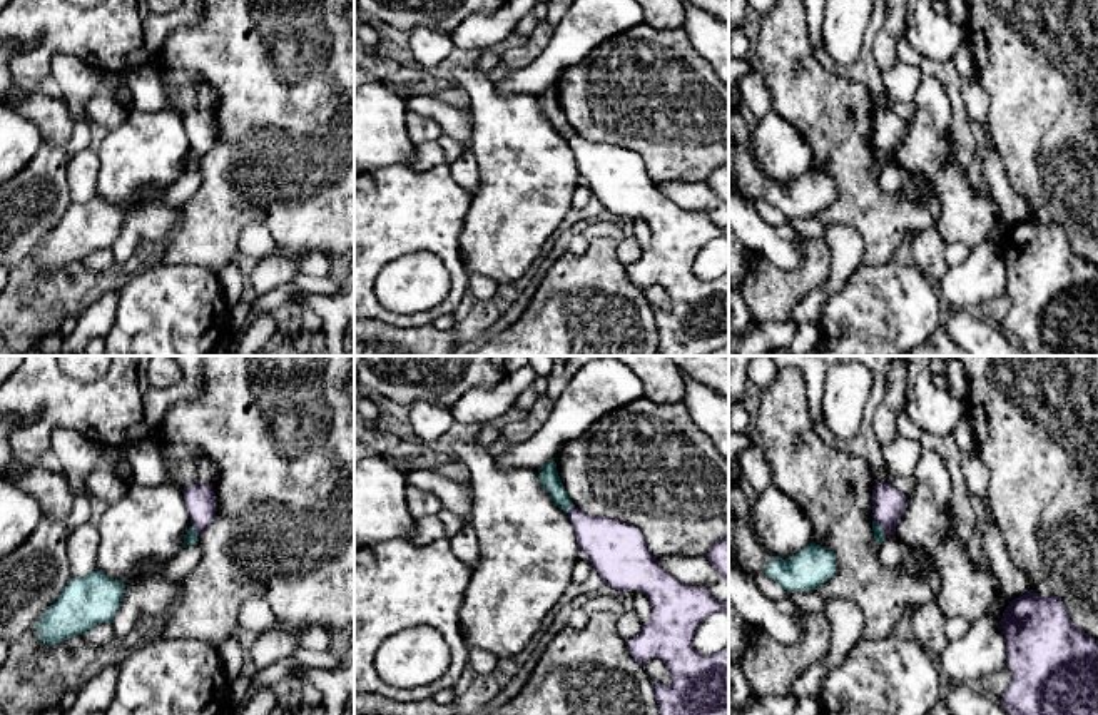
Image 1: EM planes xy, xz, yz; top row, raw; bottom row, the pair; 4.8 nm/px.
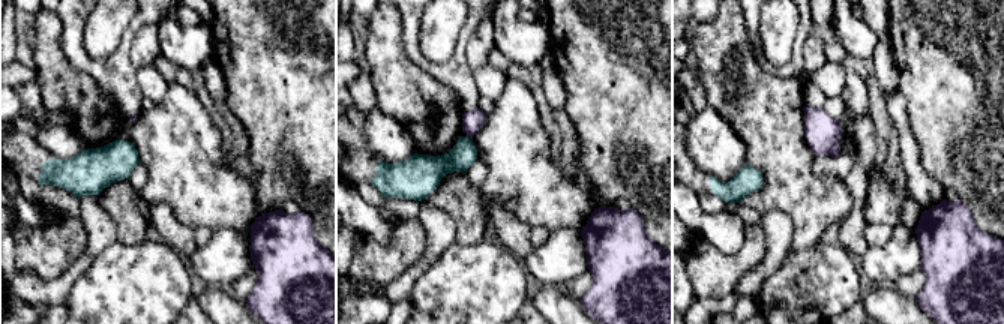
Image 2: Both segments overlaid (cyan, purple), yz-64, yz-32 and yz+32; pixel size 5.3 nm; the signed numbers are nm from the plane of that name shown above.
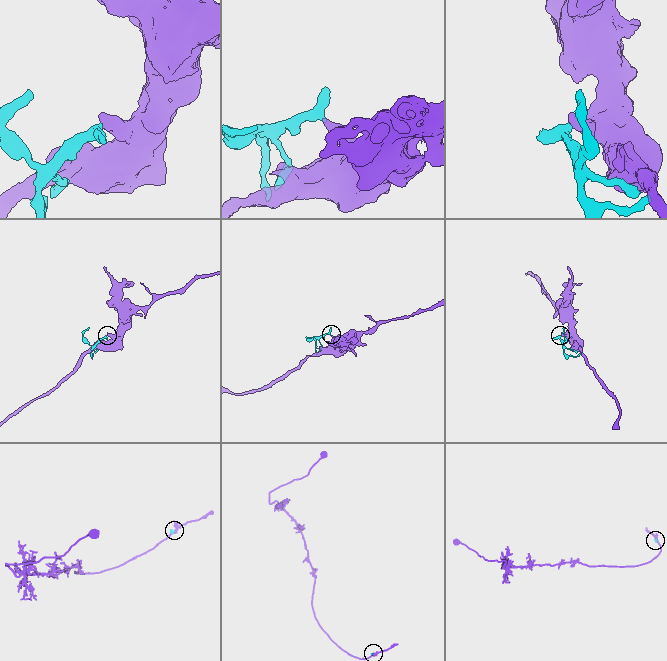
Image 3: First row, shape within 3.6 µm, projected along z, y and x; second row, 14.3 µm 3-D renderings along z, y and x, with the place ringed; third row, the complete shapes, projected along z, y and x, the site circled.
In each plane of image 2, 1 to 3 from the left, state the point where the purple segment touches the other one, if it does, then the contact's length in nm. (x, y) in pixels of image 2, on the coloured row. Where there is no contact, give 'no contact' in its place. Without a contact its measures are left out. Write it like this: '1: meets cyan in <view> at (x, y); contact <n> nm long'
1: no contact
2: meets cyan in yz-32 at (467, 137); contact 30 nm long
3: no contact

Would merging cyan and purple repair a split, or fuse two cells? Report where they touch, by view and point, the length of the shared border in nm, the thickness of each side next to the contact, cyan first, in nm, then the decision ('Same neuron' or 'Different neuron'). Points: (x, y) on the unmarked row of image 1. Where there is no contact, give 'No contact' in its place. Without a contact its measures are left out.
Touches cyan at yz (879, 152). Shared border 100 nm. Thickness 60 nm (cyan) against 160 nm. Different neuron

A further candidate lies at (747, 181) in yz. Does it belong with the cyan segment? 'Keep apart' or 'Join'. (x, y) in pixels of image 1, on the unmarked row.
Join

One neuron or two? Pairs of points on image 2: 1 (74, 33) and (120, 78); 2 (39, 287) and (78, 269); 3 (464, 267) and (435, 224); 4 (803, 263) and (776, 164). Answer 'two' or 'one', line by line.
1: one
2: one
3: two
4: two

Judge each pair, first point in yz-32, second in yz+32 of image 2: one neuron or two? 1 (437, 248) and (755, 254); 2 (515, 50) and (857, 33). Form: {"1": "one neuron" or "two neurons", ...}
{"1": "two neurons", "2": "one neuron"}

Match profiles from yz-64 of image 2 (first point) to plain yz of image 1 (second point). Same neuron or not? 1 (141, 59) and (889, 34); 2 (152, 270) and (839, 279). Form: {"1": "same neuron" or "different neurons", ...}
{"1": "same neuron", "2": "different neurons"}

